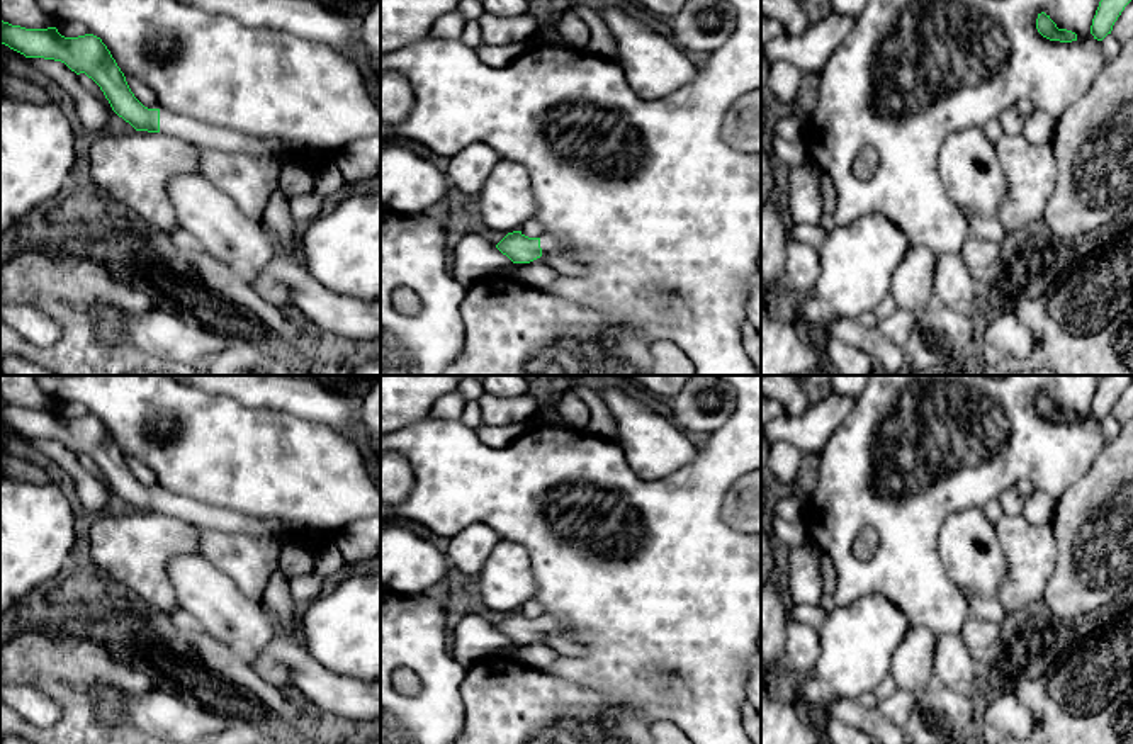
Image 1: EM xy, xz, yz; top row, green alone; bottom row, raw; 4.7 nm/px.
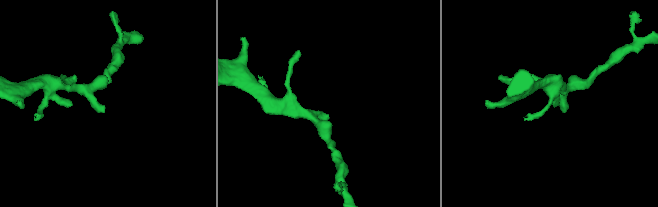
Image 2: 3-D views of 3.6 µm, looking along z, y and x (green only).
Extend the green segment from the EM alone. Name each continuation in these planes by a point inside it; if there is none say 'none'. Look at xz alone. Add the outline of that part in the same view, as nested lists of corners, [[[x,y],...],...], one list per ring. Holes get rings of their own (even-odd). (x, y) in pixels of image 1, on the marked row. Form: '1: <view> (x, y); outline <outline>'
1: xz (551, 245); outline [[[544,234],[540,236],[540,248],[542,256],[564,256],[567,260],[572,260],[571,246],[562,238]]]

